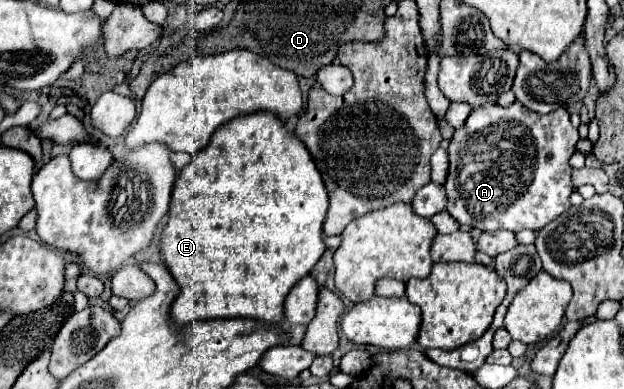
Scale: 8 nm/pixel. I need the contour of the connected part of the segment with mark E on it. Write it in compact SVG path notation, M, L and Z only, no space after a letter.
M254 112L246 116L238 116L226 124L222 124L214 136L210 138L210 144L198 152L192 162L180 172L178 180L174 182L172 200L170 200L170 212L168 212L168 226L162 234L162 258L174 280L180 284L180 294L172 304L172 320L178 326L188 324L190 320L214 320L214 318L256 318L266 320L272 324L278 324L284 318L284 300L290 292L290 288L304 276L310 274L312 266L320 260L320 256L326 250L322 224L328 210L328 194L324 188L324 182L320 178L320 172L316 170L316 164L312 160L312 154L306 150L304 142L294 136L290 130L286 130L286 122L282 122L272 112Z

